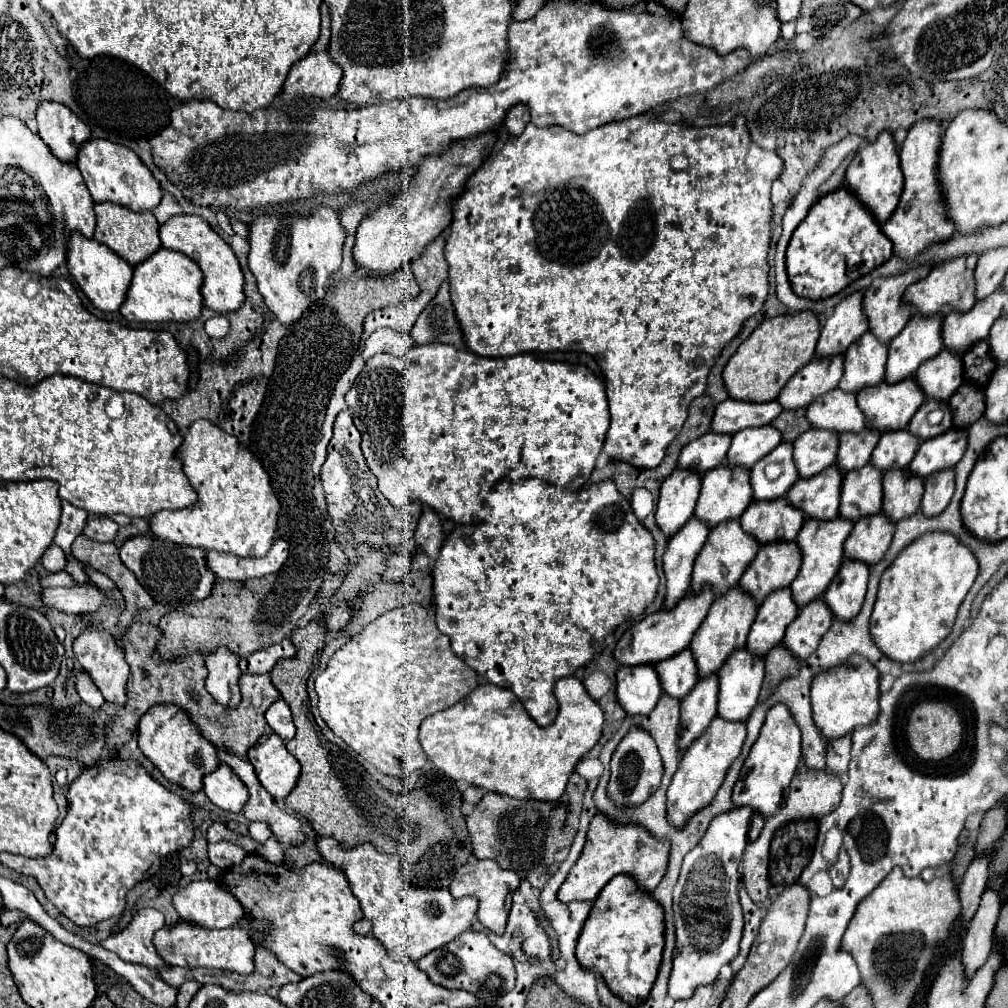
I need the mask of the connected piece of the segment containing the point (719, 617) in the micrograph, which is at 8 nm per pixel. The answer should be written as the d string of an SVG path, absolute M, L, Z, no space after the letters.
M734 588L734 592L726 592L726 596L722 596L722 600L714 600L708 616L700 624L696 636L690 644L696 664L698 664L700 678L704 678L712 672L718 672L722 668L722 664L728 660L728 656L736 648L742 648L742 644L746 644L750 626L756 618L756 612L758 612L758 604L754 604L754 600L750 600L750 596L746 596L746 592L742 592L742 588Z

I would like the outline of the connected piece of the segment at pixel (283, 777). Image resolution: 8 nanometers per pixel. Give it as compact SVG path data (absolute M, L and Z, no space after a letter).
M276 734L262 736L248 748L248 760L256 768L260 784L272 798L286 798L298 782L300 764Z

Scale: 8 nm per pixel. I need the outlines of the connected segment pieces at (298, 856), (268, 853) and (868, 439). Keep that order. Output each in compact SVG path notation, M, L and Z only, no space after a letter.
M306 842L306 846L302 846L302 848L294 850L294 852L288 852L284 858L286 858L286 862L292 864L294 868L296 868L296 866L298 866L298 868L304 868L304 866L314 864L314 862L320 862L320 864L332 866L332 864L330 864L330 862L318 852L316 842Z
M268 838L258 850L254 850L256 854L260 854L266 862L272 862L272 864L278 864L282 862L282 856L284 856L284 848L278 846L278 842L274 838Z
M866 428L858 434L848 434L844 432L840 436L840 450L838 450L838 460L836 466L842 472L858 470L870 462L872 450L876 448L880 436L878 432L866 432Z

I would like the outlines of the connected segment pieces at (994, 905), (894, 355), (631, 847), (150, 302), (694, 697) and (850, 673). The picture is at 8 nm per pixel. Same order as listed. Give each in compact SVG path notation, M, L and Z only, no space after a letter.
M986 888L982 894L980 908L968 924L964 944L962 944L962 960L966 964L966 972L974 972L986 962L992 944L992 932L996 928L996 920L1000 914L1000 898L994 890Z
M912 316L906 328L890 342L886 382L900 382L914 376L918 366L942 350L944 316Z
M598 812L590 822L584 852L576 860L566 882L562 884L558 898L562 902L594 900L600 894L600 890L618 874L632 874L638 880L640 888L646 888L646 892L652 892L666 874L668 858L670 858L668 840L656 838L644 826L638 826L638 824L616 824L606 814Z
M158 248L152 256L132 268L130 290L126 292L126 300L120 308L120 314L128 322L146 324L146 322L190 322L200 316L202 308L202 272L194 260L184 256L182 252L174 252L168 248Z
M718 676L710 680L698 680L690 690L690 696L682 700L680 708L680 750L686 750L714 718L714 708L718 706Z
M858 656L850 664L842 664L842 668L834 668L834 672L820 672L818 676L814 676L810 692L814 722L826 740L840 738L852 732L856 726L876 720L880 698L878 680L878 670L864 656Z

